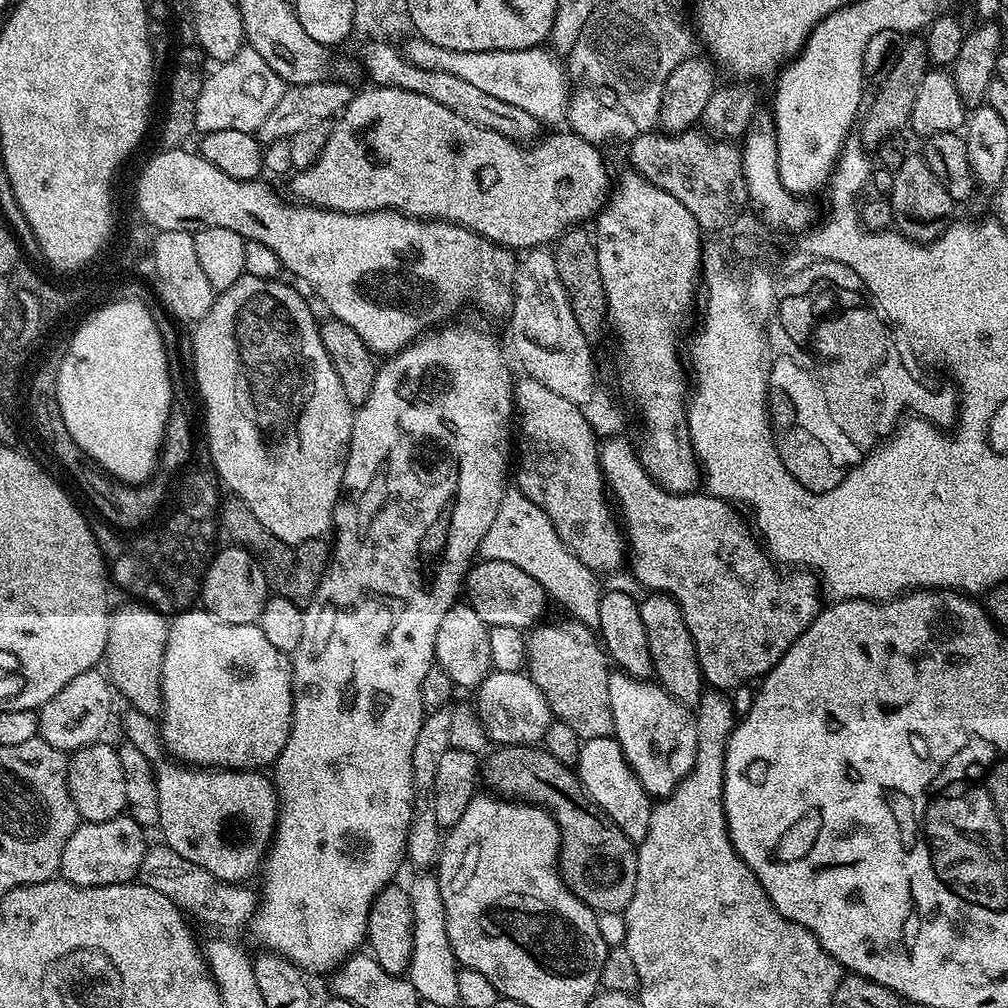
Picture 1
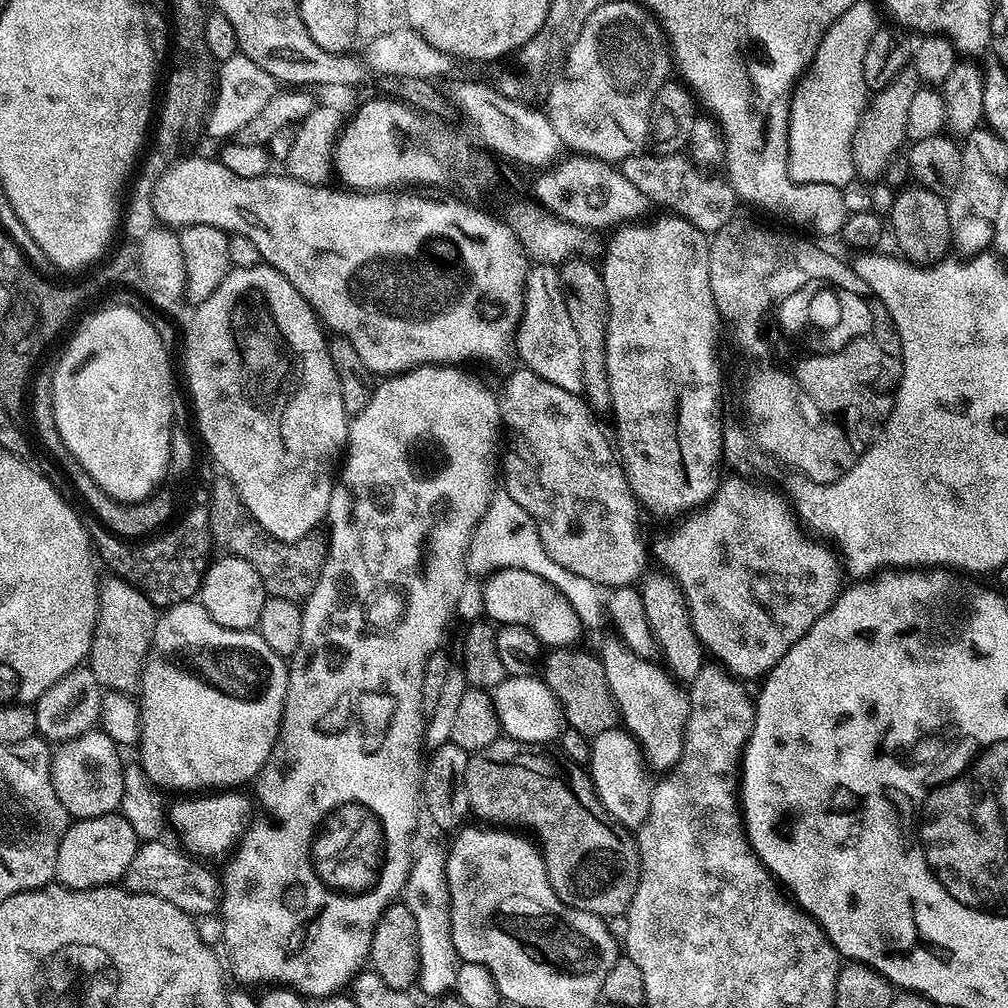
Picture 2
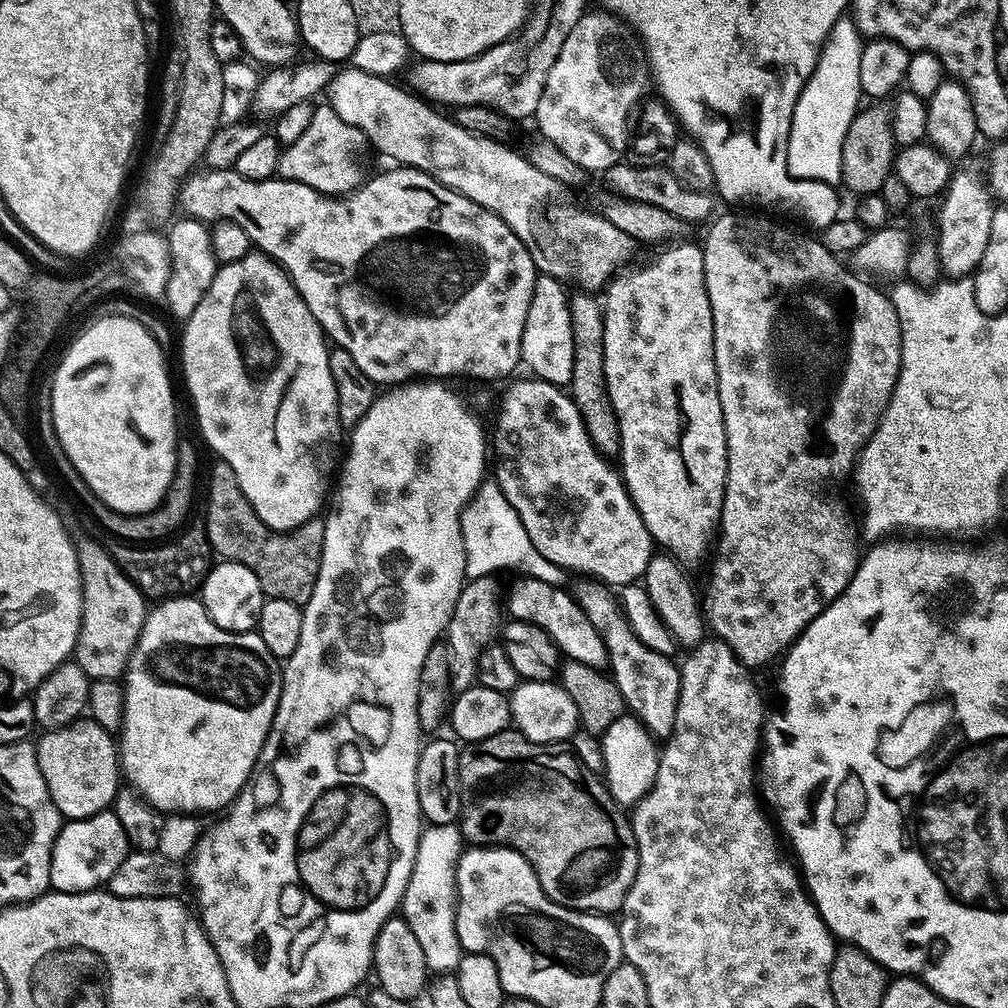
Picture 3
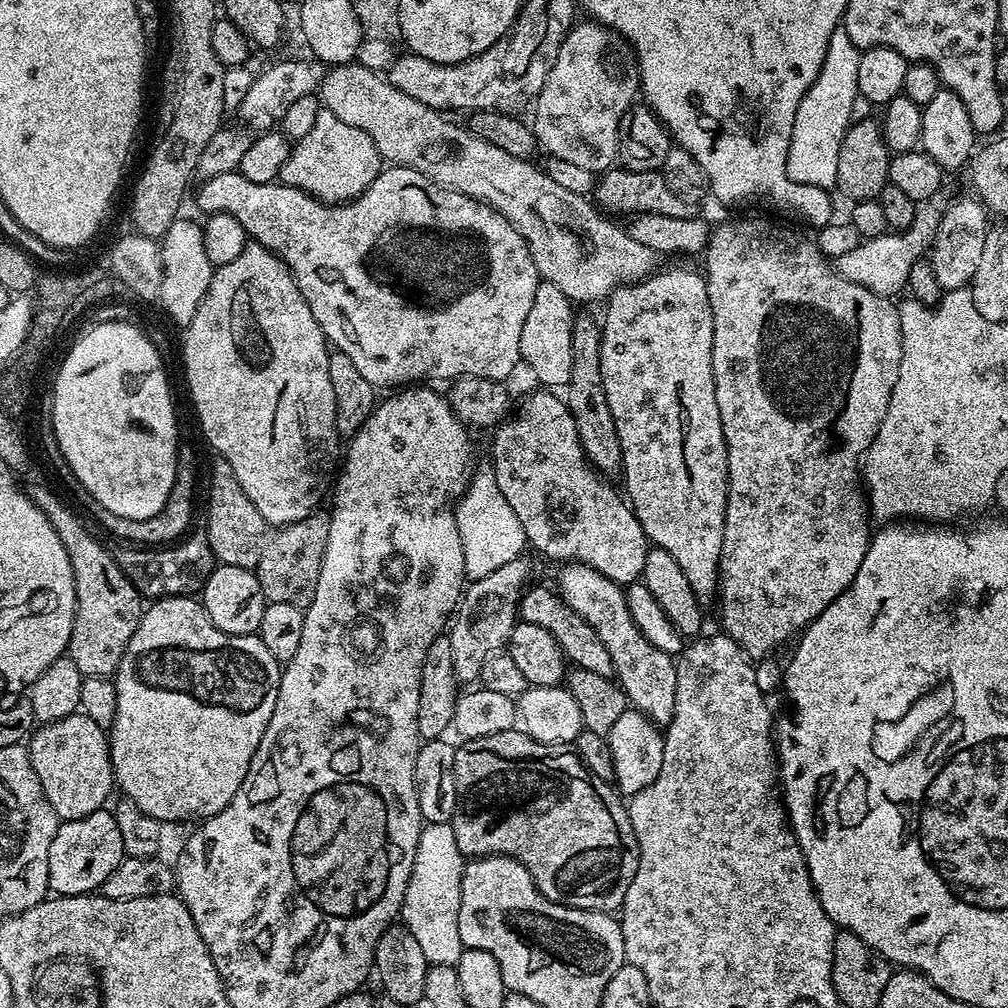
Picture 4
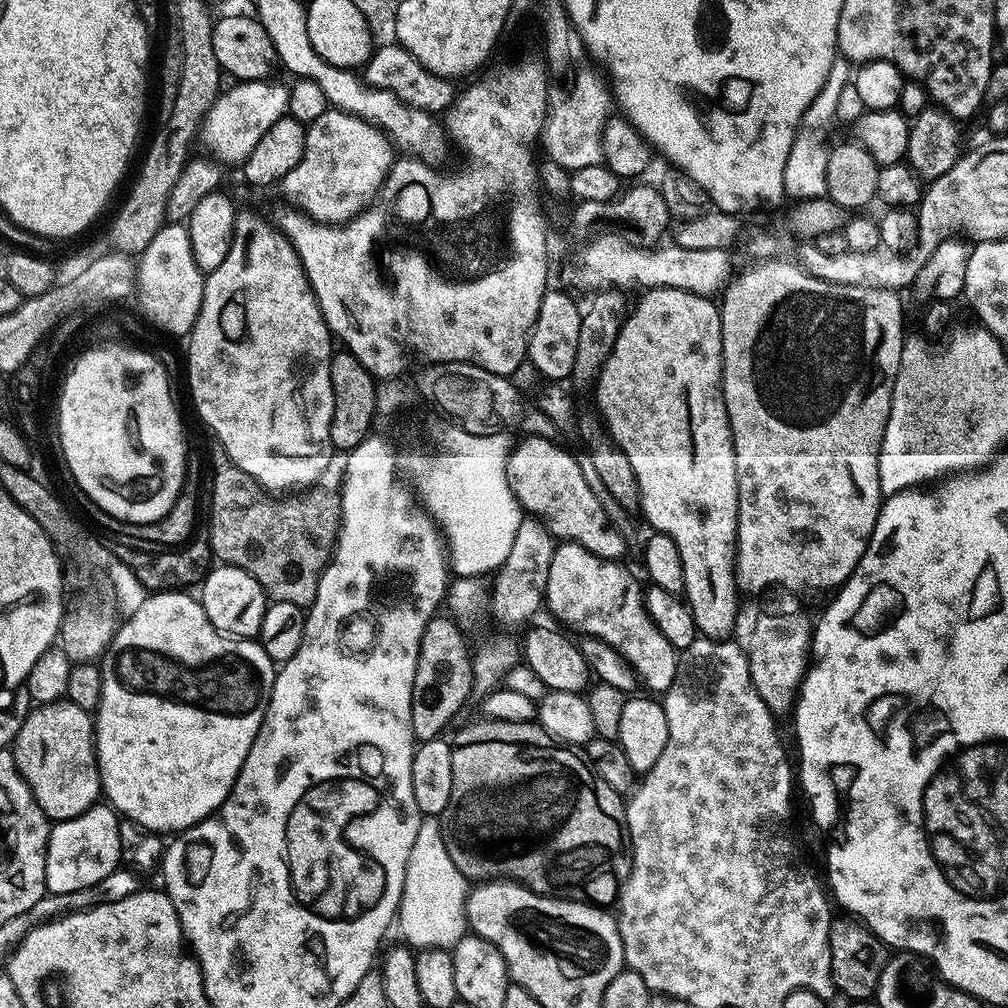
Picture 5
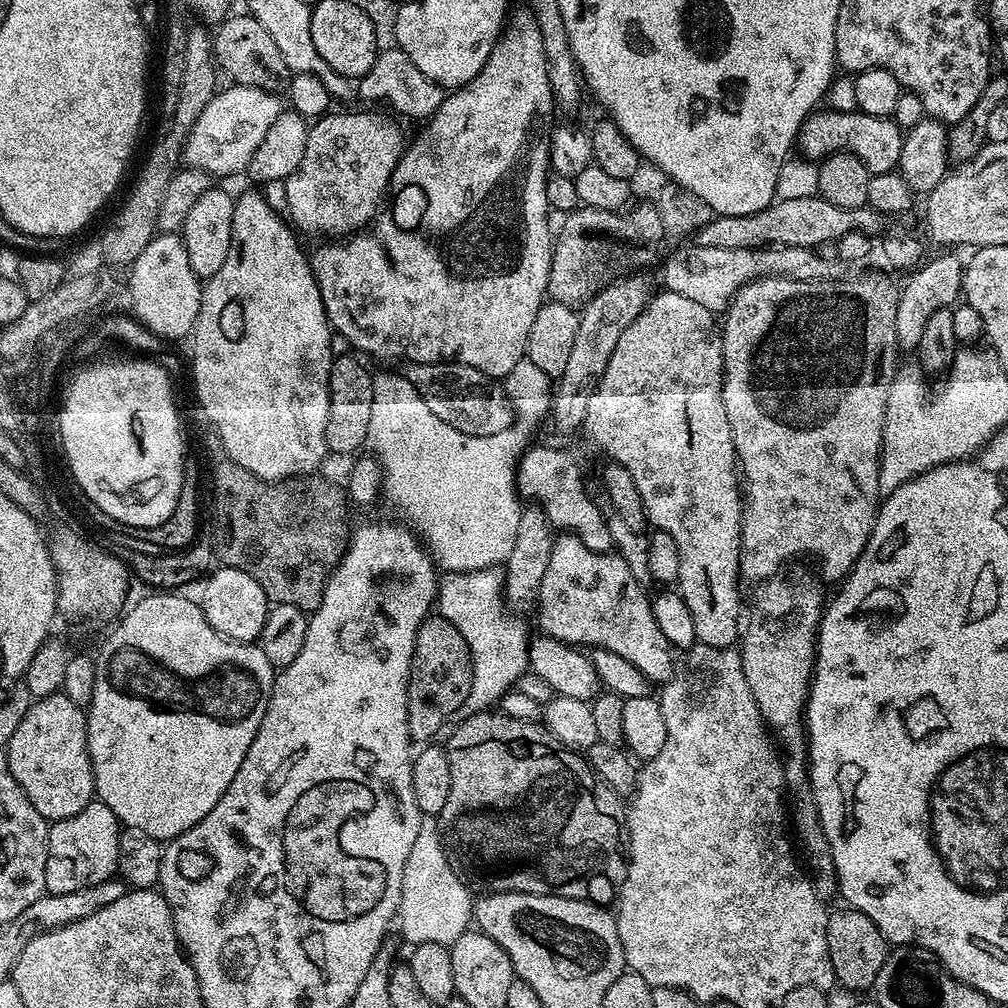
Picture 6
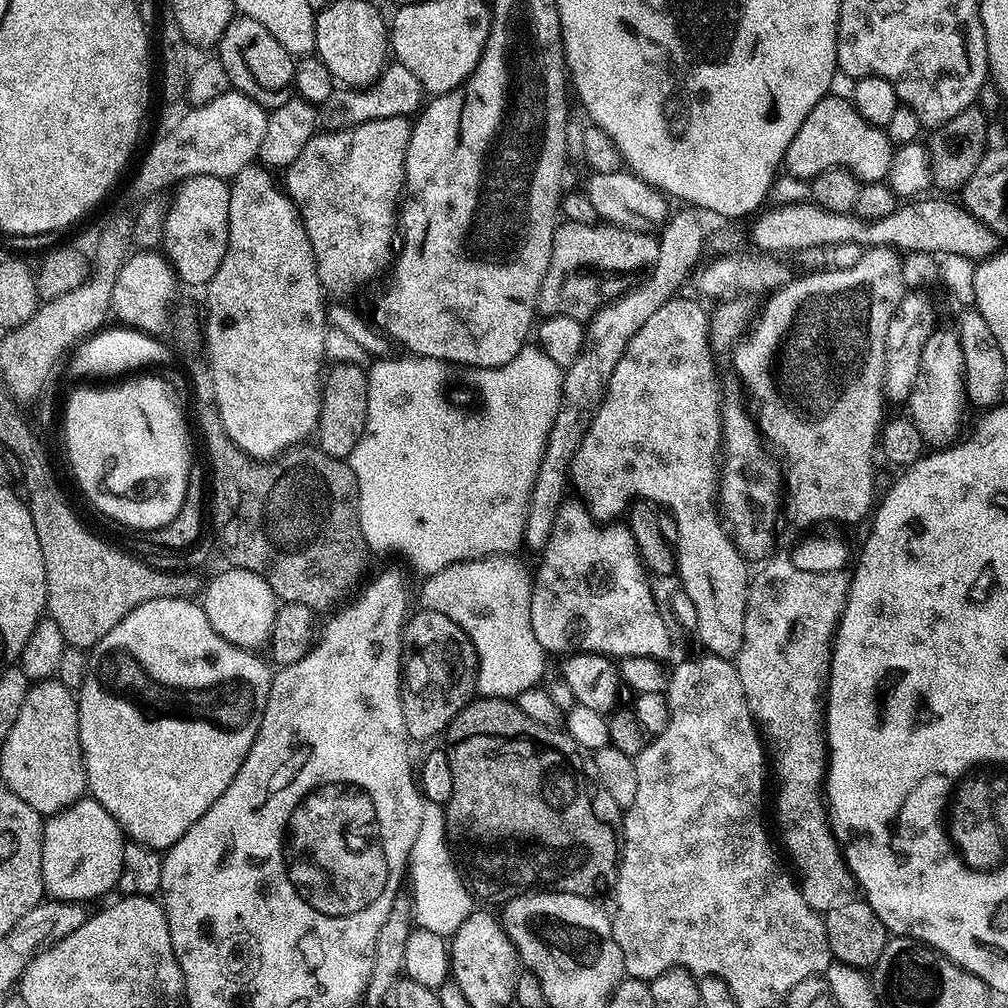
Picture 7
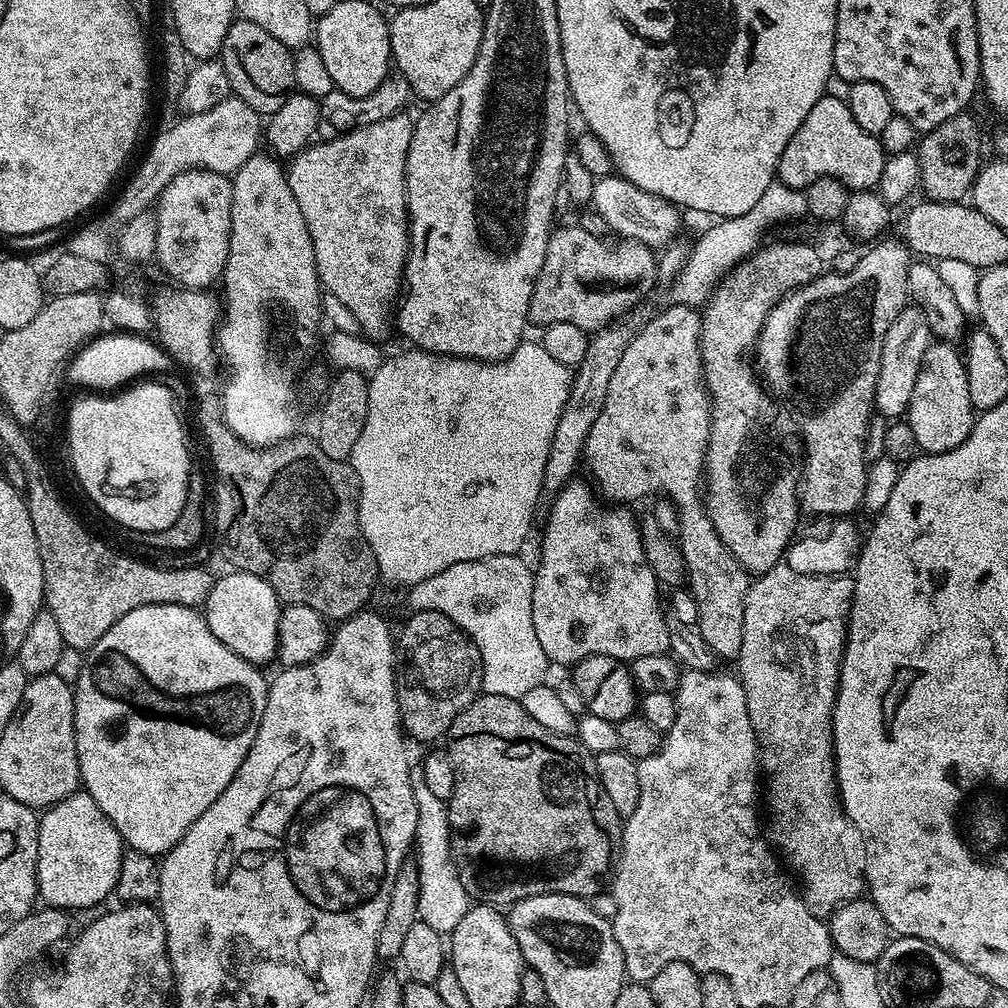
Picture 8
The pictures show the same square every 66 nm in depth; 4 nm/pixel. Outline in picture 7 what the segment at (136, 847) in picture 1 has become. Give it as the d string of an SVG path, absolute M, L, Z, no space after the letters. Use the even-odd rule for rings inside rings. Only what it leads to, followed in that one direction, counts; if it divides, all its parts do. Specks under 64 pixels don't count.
M81 798L69 808L63 808L44 820L44 837L42 838L42 878L44 890L49 897L58 900L79 900L93 902L98 896L104 896L111 888L120 883L122 874L122 850L126 837L120 831L120 824L103 808L97 800Z

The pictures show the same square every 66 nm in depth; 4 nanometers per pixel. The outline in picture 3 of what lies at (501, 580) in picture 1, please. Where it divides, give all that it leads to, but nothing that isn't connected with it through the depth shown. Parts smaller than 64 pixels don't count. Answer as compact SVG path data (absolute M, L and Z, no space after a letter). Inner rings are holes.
M521 575L519 577L520 580L516 580L512 585L509 586L508 590L506 588L506 612L509 617L513 620L521 620L522 622L526 622L527 624L533 624L534 626L538 626L542 629L550 639L556 643L556 647L560 649L561 653L567 659L573 660L574 662L582 662L582 666L590 666L591 668L598 668L601 670L608 668L608 651L606 650L606 642L602 642L602 634L598 634L598 630L594 630L594 622L590 622L590 618L586 613L584 613L583 603L578 599L575 600L574 597L571 596L570 593L567 592L567 587L561 586L559 584L551 584L550 582L542 582L538 578L534 578L533 576Z

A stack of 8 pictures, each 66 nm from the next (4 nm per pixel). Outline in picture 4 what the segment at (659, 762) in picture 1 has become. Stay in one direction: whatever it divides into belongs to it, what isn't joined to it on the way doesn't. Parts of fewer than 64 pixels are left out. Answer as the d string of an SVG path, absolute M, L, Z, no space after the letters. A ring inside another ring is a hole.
M568 562L561 568L564 569L560 572L558 595L567 602L570 610L582 614L582 618L594 626L594 634L598 634L606 650L610 650L615 679L628 695L631 707L643 716L649 716L657 726L667 726L674 714L676 693L676 665L673 657L658 650L658 646L650 643L642 630L638 630L634 618L630 616L630 606L621 585L586 564Z

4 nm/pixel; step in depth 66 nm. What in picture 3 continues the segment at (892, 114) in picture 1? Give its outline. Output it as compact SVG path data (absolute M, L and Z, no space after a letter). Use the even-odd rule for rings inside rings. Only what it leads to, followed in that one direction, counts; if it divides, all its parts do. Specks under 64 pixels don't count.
M873 102L868 109L857 111L856 117L850 122L850 130L846 130L846 142L842 142L842 174L840 179L843 187L857 192L857 197L879 193L883 189L888 176L893 175L894 161L898 151L898 145L892 133L892 109L887 103Z

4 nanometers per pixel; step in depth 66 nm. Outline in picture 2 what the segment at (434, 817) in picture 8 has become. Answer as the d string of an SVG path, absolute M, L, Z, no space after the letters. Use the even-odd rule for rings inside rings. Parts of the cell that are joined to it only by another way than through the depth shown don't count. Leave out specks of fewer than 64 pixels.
M428 844L415 853L412 866L408 870L408 881L404 884L402 903L414 914L418 925L416 941L420 955L418 988L428 996L443 998L452 992L458 957L454 950L454 938L450 930L450 890L446 882L446 862L448 857L443 847Z

